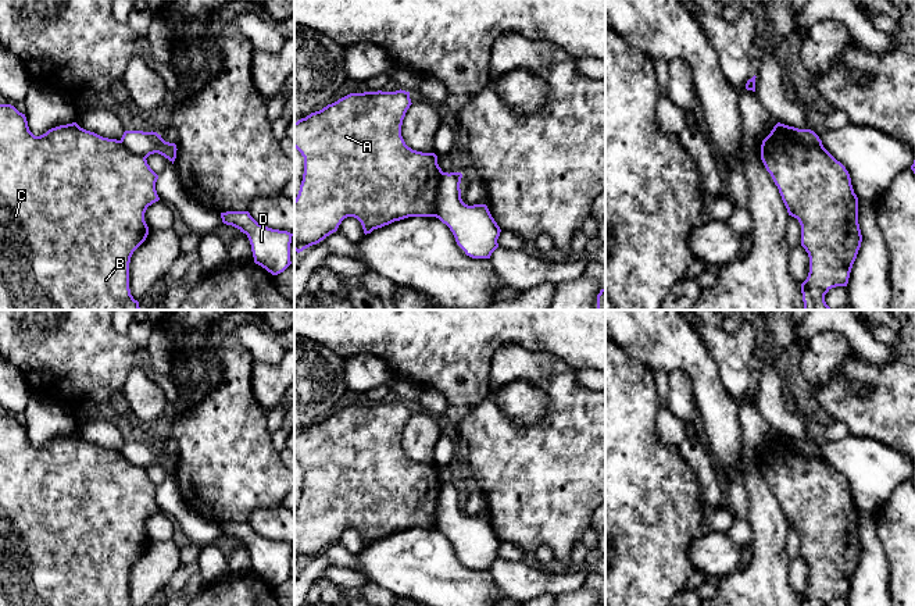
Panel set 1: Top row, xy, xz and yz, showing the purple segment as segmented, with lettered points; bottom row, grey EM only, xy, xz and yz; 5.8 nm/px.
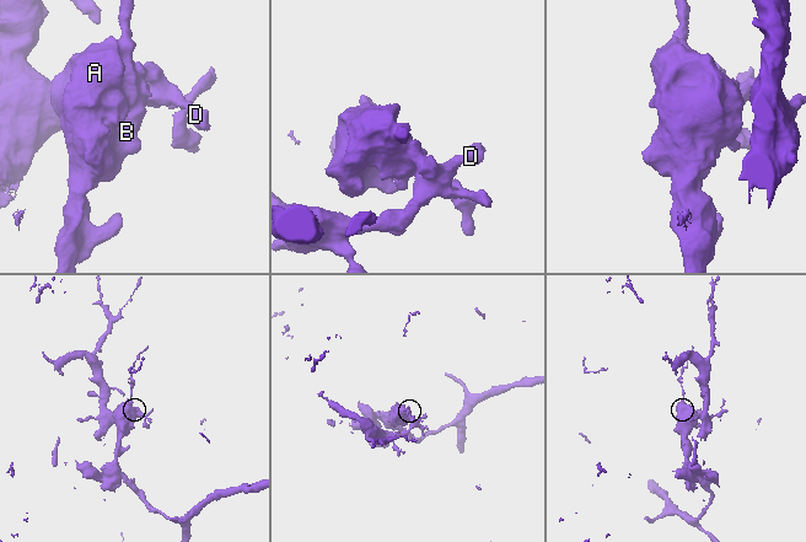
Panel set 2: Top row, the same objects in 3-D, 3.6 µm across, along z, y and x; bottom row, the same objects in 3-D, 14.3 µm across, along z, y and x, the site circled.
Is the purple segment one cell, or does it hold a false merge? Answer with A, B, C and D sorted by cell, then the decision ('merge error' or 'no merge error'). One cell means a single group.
A B C / D | merge error

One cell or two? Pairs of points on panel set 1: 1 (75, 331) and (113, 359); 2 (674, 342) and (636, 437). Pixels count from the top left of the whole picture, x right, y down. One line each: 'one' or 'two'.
1: one
2: two

